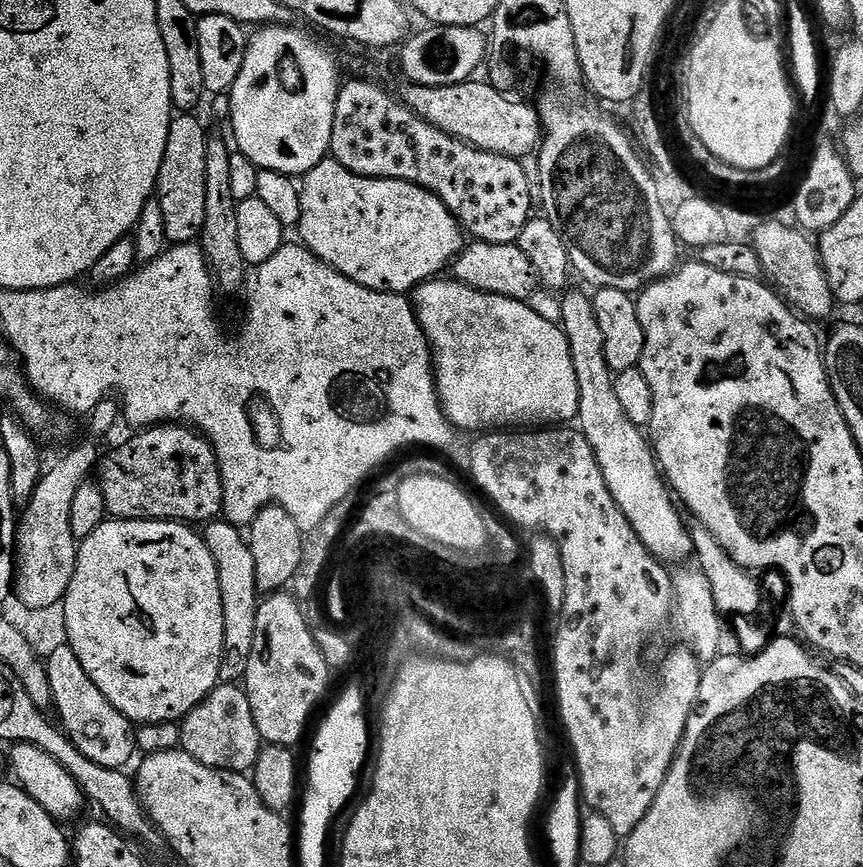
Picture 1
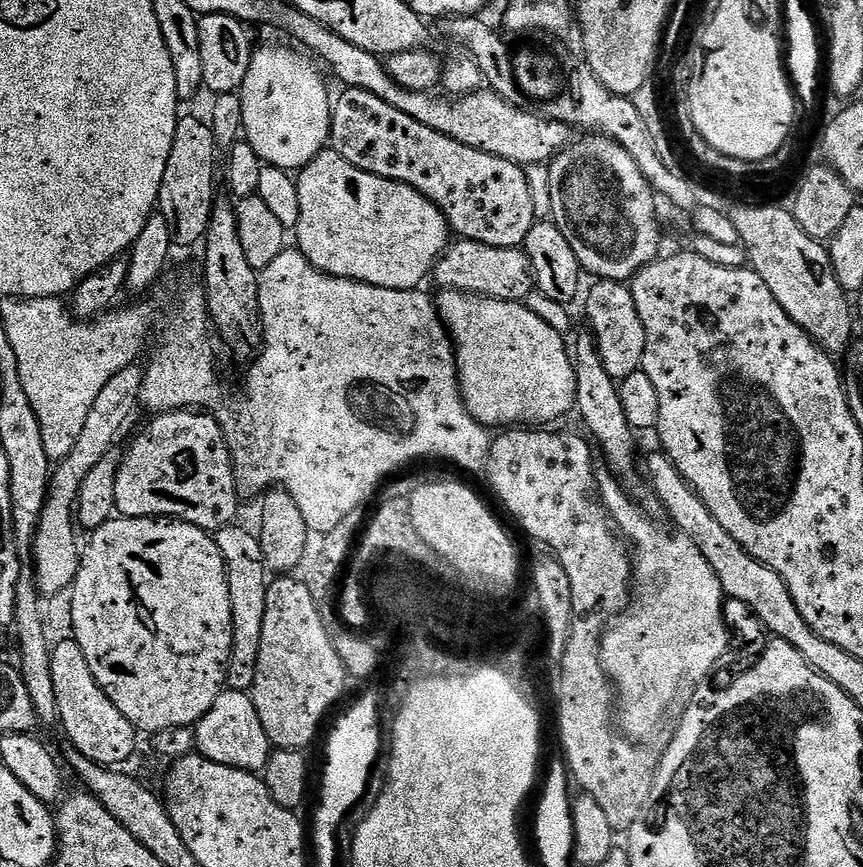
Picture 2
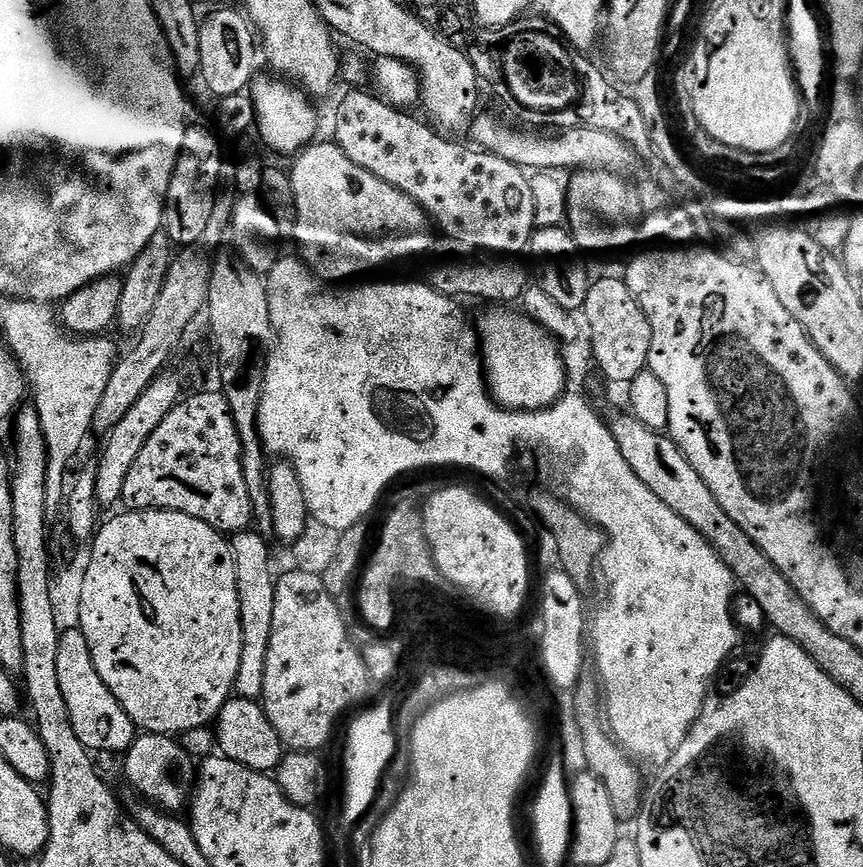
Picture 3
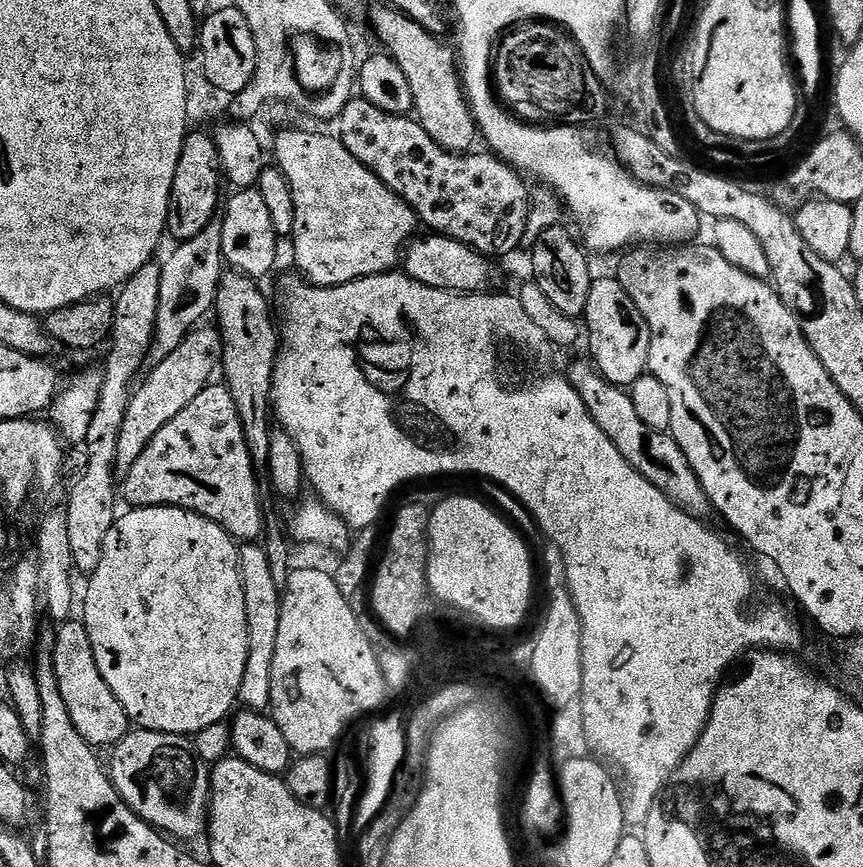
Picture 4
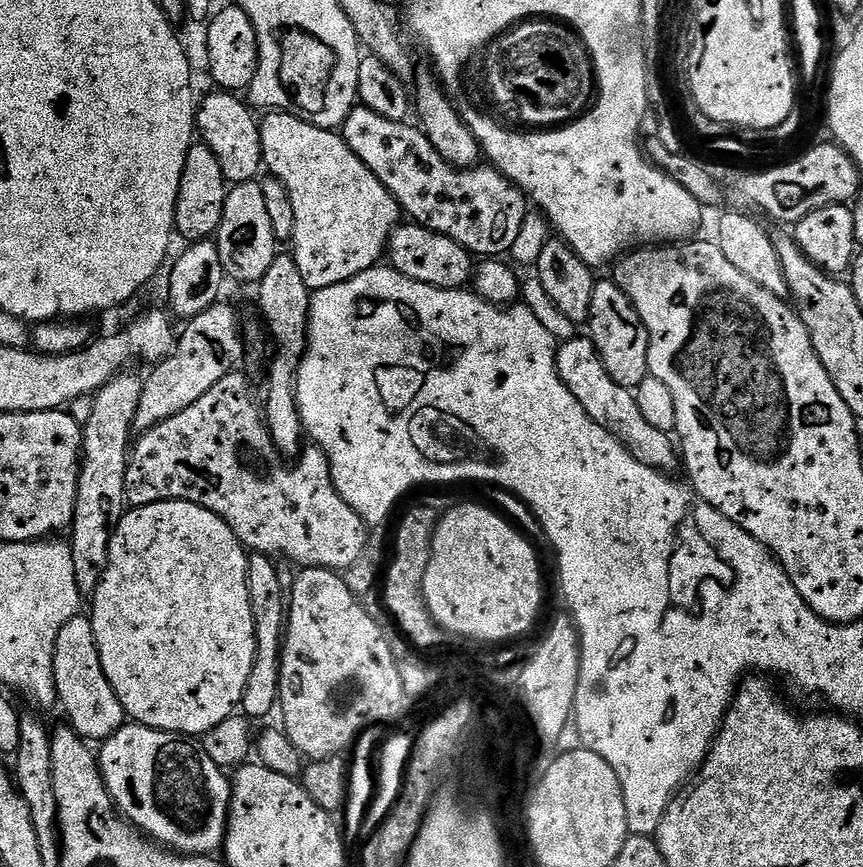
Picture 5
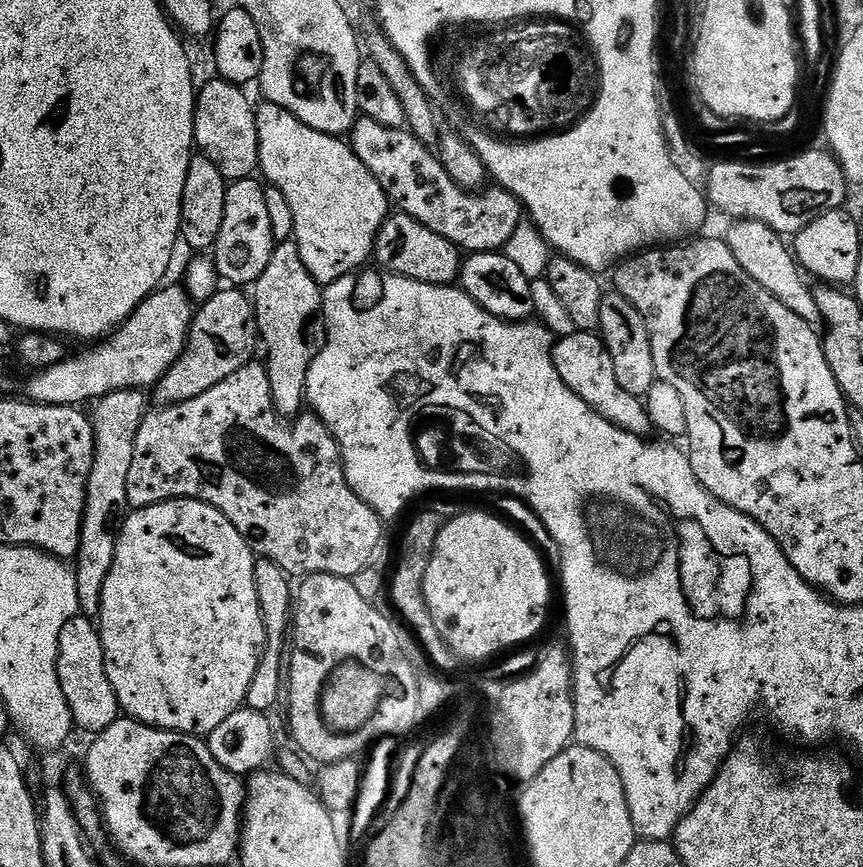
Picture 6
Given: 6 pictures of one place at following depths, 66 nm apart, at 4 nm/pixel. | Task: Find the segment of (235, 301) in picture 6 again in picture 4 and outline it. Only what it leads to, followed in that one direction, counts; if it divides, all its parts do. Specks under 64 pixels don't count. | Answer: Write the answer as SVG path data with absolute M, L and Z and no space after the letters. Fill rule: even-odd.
M197 326L188 333L172 354L167 355L158 365L147 369L148 377L135 385L132 397L126 408L126 418L122 418L122 430L118 430L118 454L114 471L117 477L123 478L130 474L134 462L138 462L138 454L146 450L150 438L175 418L182 414L198 394L207 388L213 379L212 367L217 367L223 354L223 342L220 333L215 327L204 328ZM212 376L212 377L211 377Z

